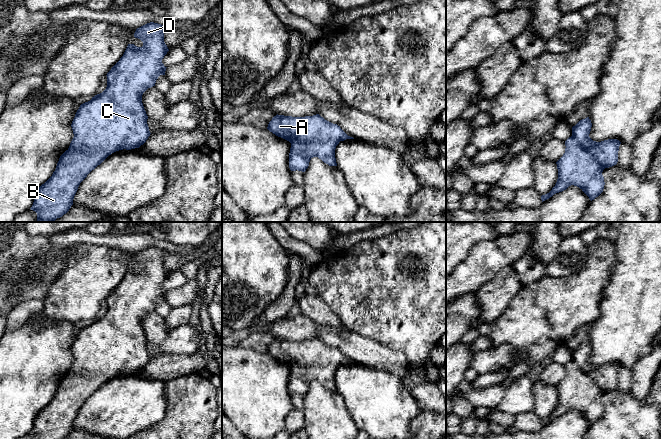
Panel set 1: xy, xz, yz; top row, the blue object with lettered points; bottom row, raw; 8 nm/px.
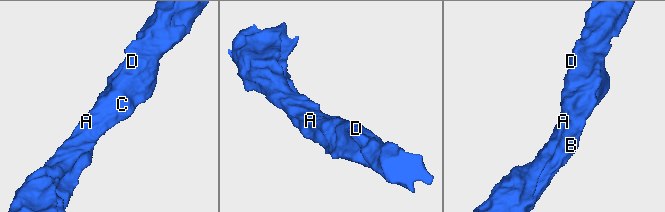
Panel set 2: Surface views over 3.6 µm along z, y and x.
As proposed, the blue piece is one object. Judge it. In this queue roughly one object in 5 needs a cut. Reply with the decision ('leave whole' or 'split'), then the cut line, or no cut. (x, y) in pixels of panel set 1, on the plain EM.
leave whole | no cut

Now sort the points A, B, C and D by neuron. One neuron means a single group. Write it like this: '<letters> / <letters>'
A B C D

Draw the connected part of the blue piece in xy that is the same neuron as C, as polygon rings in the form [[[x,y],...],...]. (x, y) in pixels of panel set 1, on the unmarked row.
[[[150,246],[136,253],[134,261],[143,266],[142,271],[128,268],[123,280],[107,297],[107,311],[92,321],[88,326],[80,329],[71,351],[74,361],[69,372],[60,380],[56,393],[52,400],[37,414],[31,434],[37,439],[64,439],[73,429],[74,420],[80,407],[87,399],[100,389],[109,379],[119,374],[131,374],[139,372],[150,360],[147,348],[148,340],[142,327],[143,317],[153,310],[160,299],[165,299],[166,292],[162,283],[169,275],[164,266],[164,255],[166,251],[161,248]]]

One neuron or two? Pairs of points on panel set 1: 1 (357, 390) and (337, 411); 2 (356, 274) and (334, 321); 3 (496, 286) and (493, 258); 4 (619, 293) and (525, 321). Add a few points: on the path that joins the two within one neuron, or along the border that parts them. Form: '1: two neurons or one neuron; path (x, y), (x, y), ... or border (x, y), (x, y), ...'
1: two neurons; border (336, 390), (342, 396), (356, 424)
2: two neurons; border (320, 298), (348, 329)
3: two neurons; border (495, 278), (487, 281), (476, 292)
4: two neurons; border (611, 276), (600, 303), (600, 315), (594, 320)

